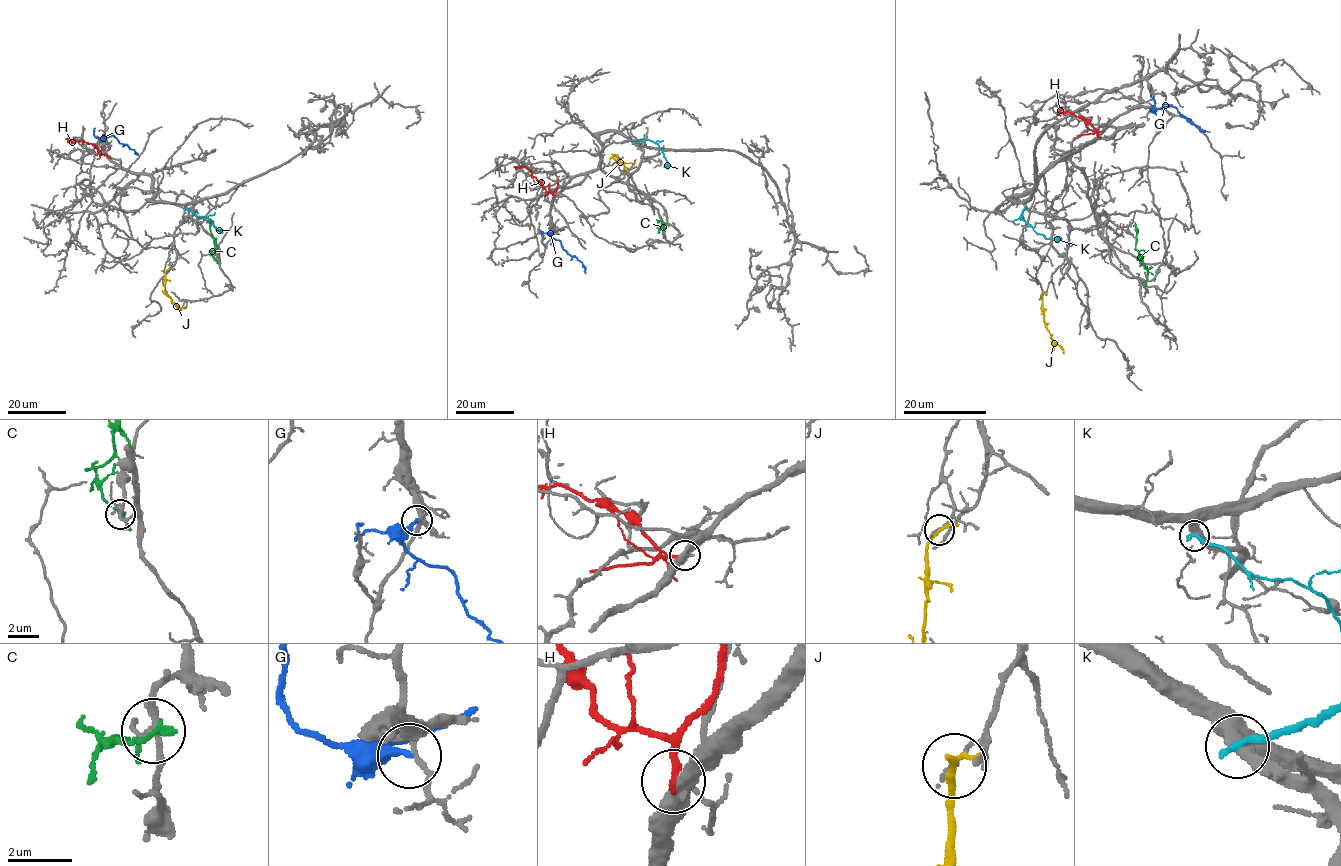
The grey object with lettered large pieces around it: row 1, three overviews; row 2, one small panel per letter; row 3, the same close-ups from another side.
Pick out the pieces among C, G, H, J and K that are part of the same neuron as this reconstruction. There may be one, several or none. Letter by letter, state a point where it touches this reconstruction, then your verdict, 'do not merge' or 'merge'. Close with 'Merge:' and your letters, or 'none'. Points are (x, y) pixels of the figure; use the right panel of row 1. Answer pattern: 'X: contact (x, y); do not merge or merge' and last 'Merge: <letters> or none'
C: contact (1146, 281); do not merge
G: contact (1150, 110); do not merge
H: contact (1102, 131); do not merge
J: contact (1042, 294); do not merge
K: contact (1025, 207); do not merge
Merge: none

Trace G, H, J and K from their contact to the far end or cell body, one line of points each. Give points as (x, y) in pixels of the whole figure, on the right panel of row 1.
G: (1150, 110), (1164, 104), (1172, 105), (1191, 123), (1209, 132)
H: (1102, 131), (1097, 132), (1071, 112), (1059, 114), (1061, 110), (1058, 114)
J: (1042, 294), (1042, 314), (1053, 349), (1054, 345)
K: (1025, 207), (1019, 218), (1047, 239), (1062, 239)

